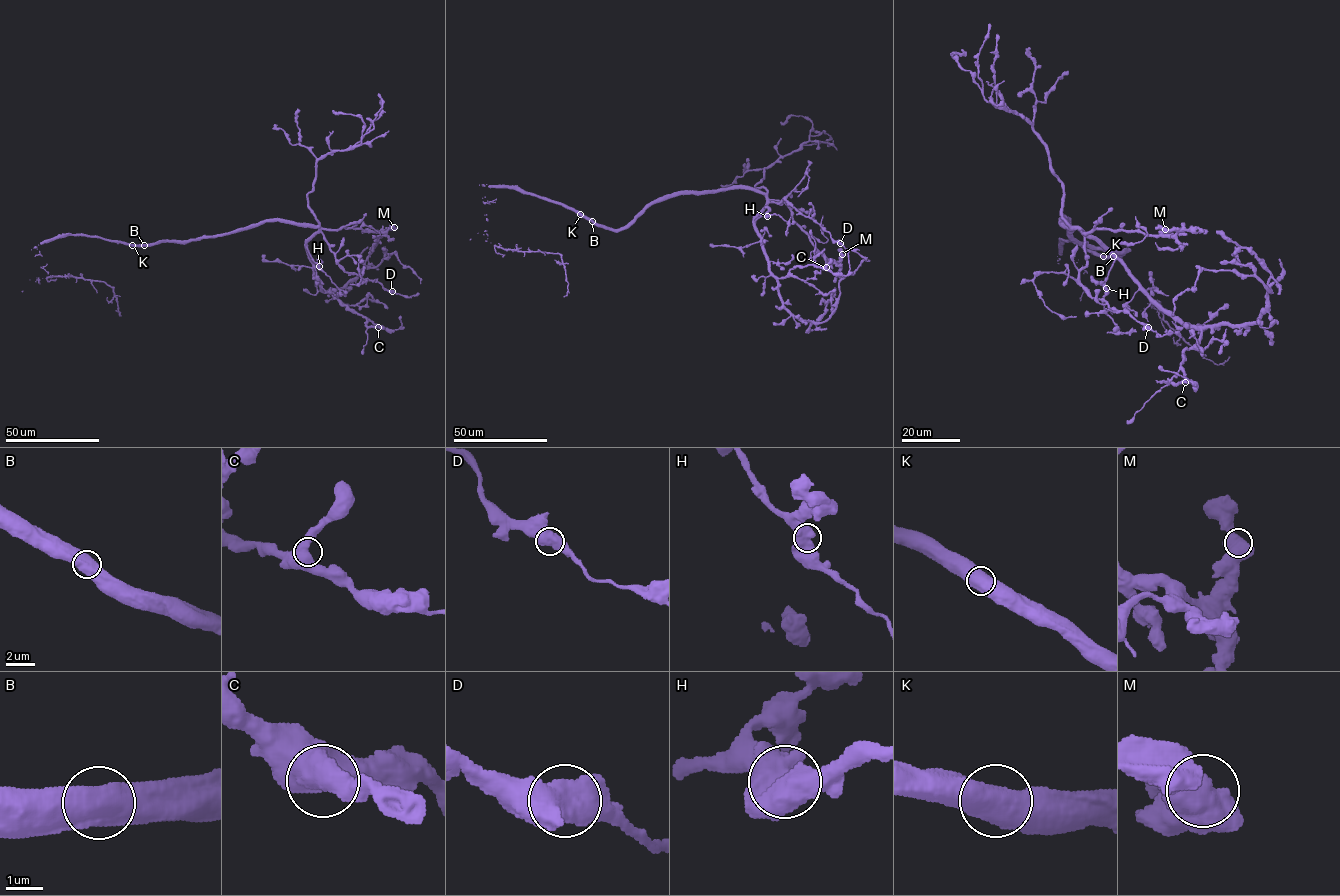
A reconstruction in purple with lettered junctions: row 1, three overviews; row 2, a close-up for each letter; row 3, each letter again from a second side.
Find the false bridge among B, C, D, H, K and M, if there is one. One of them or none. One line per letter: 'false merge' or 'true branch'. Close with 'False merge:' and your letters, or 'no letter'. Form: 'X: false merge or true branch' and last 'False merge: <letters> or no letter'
B: true branch
C: true branch
D: true branch
H: true branch
K: true branch
M: true branch
False merge: no letter

